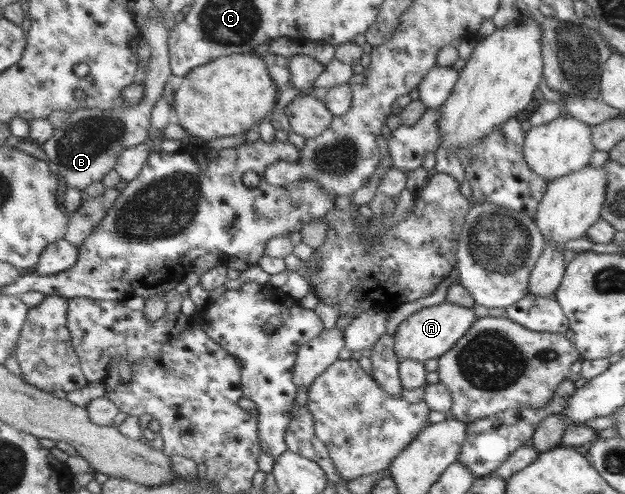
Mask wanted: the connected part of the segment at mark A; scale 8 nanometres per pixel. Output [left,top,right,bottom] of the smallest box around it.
[392,301,475,363]

